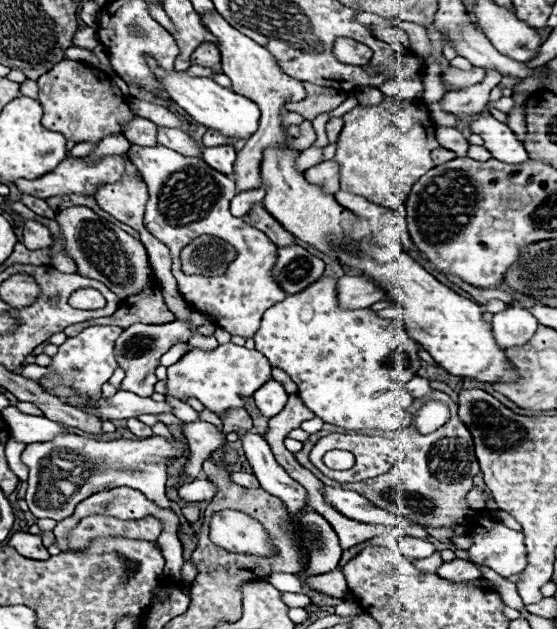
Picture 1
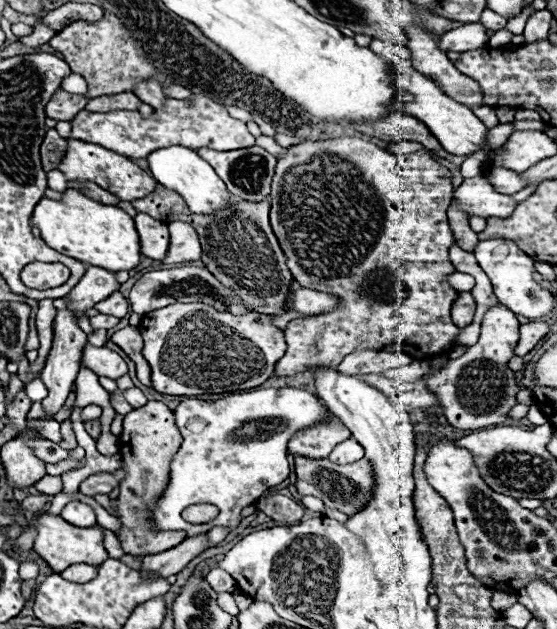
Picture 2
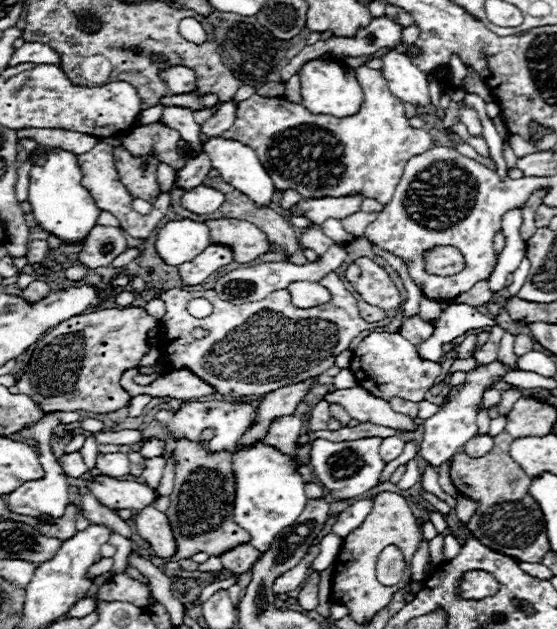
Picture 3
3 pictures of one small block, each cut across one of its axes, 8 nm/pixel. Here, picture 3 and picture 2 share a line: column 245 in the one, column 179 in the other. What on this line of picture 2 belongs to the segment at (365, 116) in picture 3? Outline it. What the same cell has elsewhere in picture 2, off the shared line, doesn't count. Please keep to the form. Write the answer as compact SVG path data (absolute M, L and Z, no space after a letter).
M194 94L192 104L184 100L168 98L164 108L154 110L150 118L142 118L140 112L118 110L118 112L88 112L82 110L72 120L72 134L70 138L86 140L92 144L102 144L112 152L122 152L122 156L130 158L146 158L150 152L164 148L164 146L186 146L190 150L198 150L202 146L212 150L238 150L250 148L256 144L254 136L246 130L246 124L232 118L222 104L216 104L208 96Z

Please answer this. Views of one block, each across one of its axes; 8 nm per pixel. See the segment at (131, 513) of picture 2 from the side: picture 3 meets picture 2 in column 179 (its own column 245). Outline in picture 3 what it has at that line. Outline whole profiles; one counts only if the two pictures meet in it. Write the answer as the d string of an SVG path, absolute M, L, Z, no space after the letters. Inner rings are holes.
M316 378L300 382L300 384L284 386L280 390L266 394L264 400L260 402L260 406L256 408L256 424L252 424L252 428L248 428L248 432L244 432L244 436L238 440L238 448L250 448L252 444L262 442L272 420L294 414L296 406L304 400L306 390L314 384L314 380ZM206 428L200 434L198 442L190 442L190 440L172 442L176 452L176 480L174 480L174 492L170 496L172 504L166 510L166 516L172 524L172 532L178 544L178 552L170 558L172 562L190 558L196 552L220 556L230 548L250 542L248 532L244 532L232 518L234 498L236 498L232 454L228 450L210 454L208 440L212 440L212 436L214 436L212 428Z

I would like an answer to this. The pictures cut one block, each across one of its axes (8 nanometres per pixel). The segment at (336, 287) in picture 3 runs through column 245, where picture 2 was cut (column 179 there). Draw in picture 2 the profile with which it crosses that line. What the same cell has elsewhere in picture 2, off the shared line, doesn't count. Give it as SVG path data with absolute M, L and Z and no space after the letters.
M172 304L156 312L148 312L138 328L144 338L142 354L152 368L152 388L160 394L172 396L222 394L260 386L274 376L274 366L286 352L284 332L272 328L270 316L260 316L258 312L232 316L228 312L216 312L206 304Z

